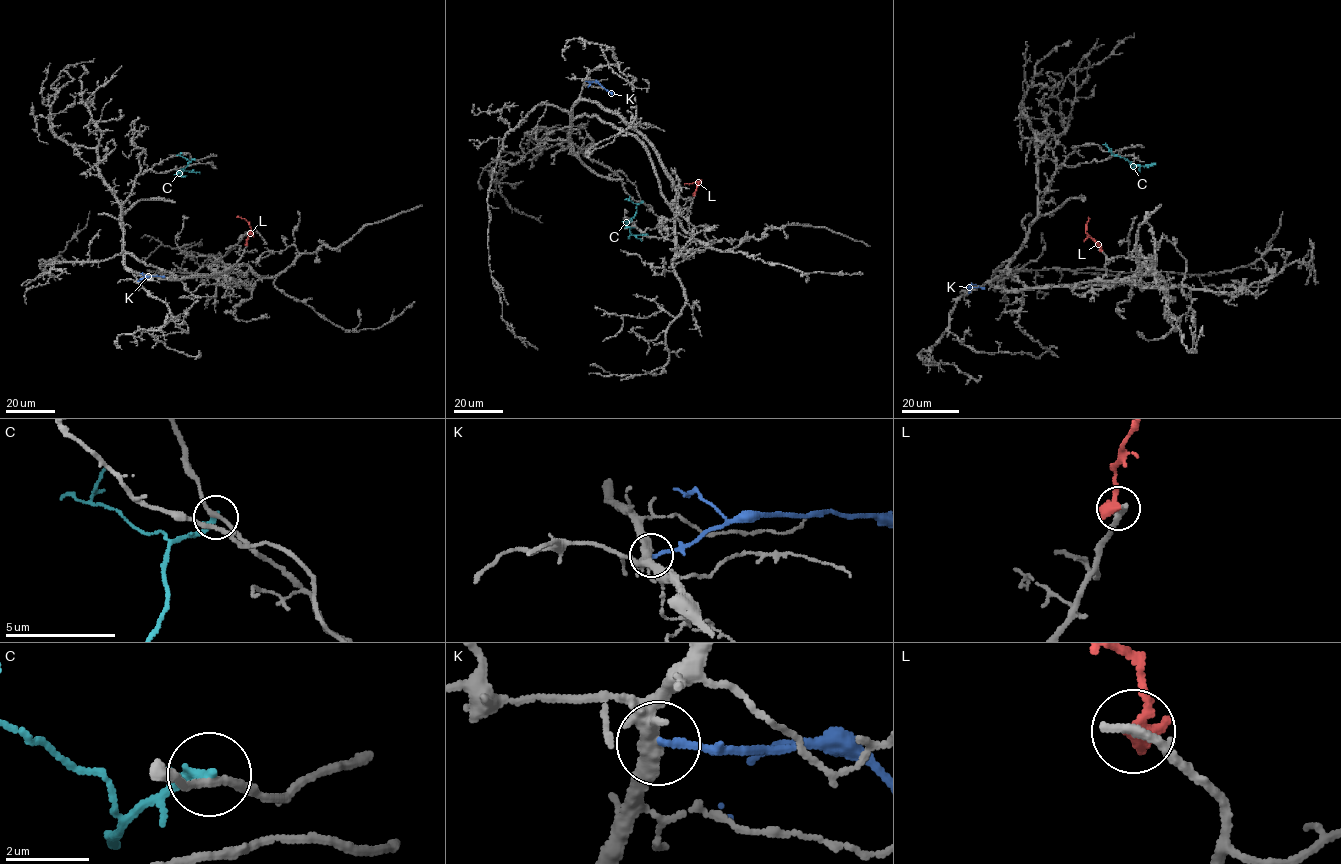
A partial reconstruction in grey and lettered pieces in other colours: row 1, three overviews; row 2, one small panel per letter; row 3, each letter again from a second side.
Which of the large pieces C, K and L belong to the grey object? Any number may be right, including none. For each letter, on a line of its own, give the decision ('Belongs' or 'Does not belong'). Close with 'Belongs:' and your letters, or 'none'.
C: Does not belong
K: Does not belong
L: Does not belong
Belongs: none

